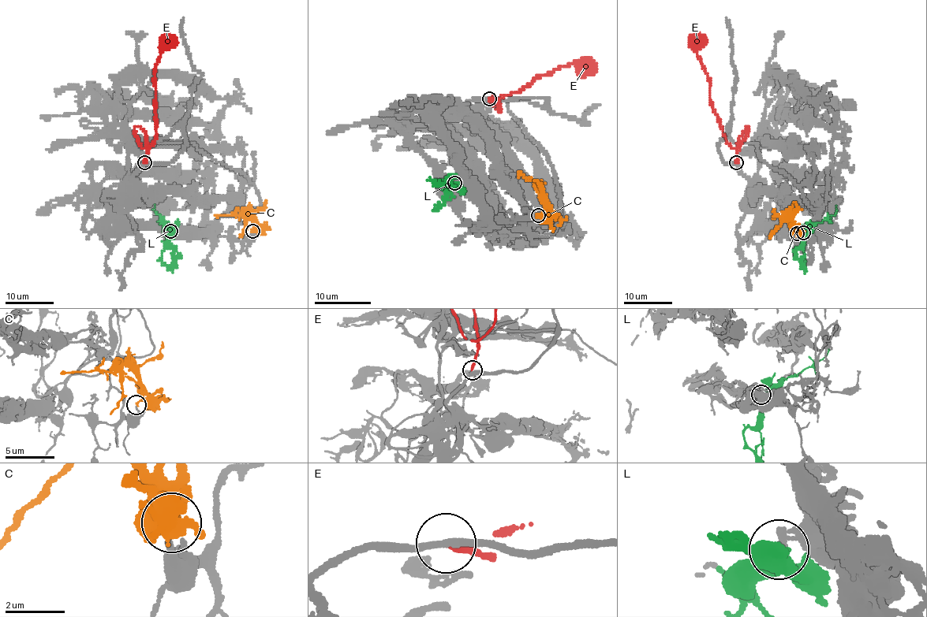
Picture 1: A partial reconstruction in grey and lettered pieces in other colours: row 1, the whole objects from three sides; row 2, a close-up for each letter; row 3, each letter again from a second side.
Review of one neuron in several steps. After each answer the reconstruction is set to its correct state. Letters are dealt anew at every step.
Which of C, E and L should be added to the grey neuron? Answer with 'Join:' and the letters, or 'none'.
Join: none

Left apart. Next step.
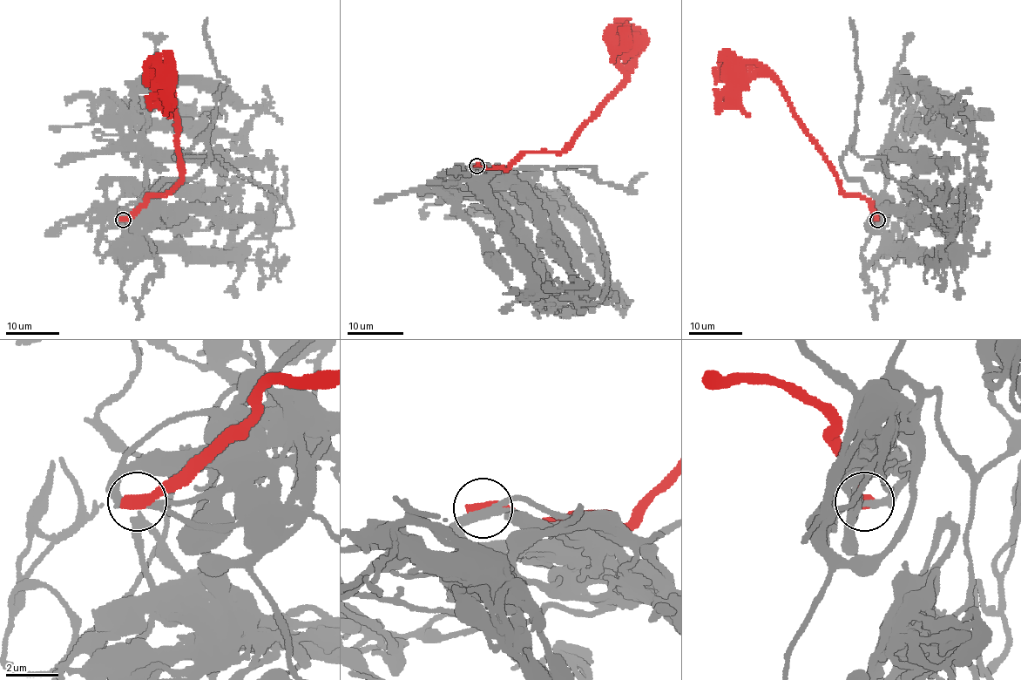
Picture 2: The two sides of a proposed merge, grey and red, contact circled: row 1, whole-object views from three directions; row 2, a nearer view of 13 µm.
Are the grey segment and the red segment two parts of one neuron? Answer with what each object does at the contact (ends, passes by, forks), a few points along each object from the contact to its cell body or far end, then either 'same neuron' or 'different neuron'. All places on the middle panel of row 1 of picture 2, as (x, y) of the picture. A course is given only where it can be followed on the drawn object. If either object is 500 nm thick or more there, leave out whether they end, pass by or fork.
grey forks | red ends | grey via (476, 166), (495, 171), (508, 183), (526, 176), (528, 187), (565, 198), (604, 273), (626, 302), (622, 316) | red via (476, 166), (506, 170), (525, 152), (558, 152), (568, 147), (625, 78), (625, 71), (615, 57), (629, 45) | different neuron

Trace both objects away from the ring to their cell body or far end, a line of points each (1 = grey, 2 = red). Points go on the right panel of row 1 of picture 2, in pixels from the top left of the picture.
1: (877, 220), (885, 186), (878, 152), (891, 127), (894, 81), (923, 80), (946, 110), (961, 92), (971, 94)
2: (877, 220), (871, 203), (843, 193), (832, 166), (794, 114), (780, 82), (767, 70), (734, 77)

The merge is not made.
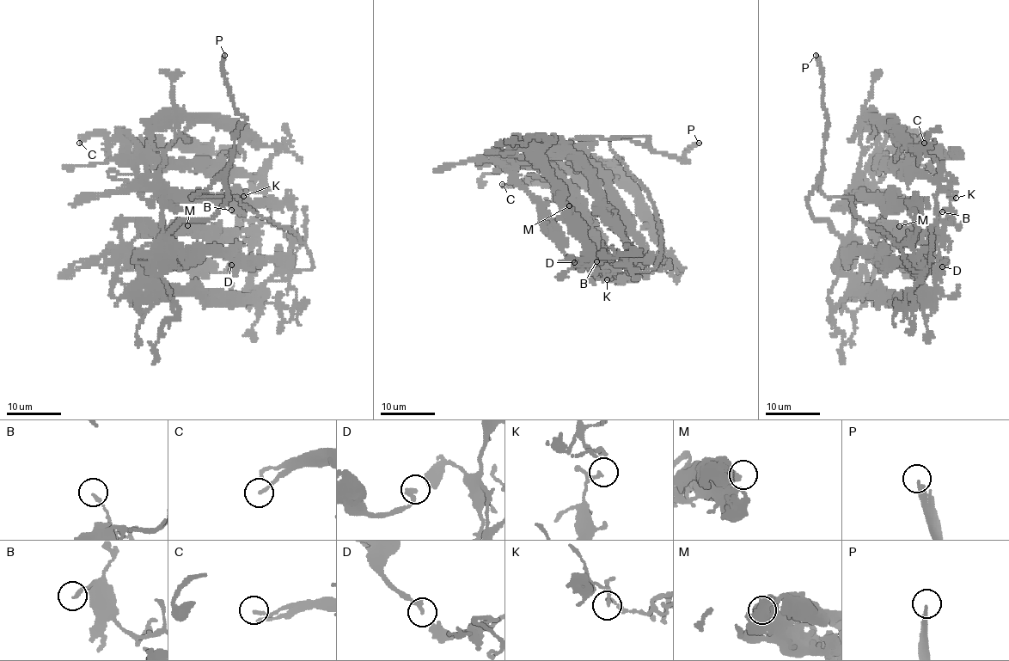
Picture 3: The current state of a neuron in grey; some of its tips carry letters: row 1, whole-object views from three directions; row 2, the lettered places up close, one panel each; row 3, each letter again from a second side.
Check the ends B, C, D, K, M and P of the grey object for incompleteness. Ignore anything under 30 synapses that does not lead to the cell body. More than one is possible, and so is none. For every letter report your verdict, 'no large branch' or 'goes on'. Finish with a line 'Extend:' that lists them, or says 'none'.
B: no large branch
C: no large branch
D: no large branch
K: no large branch
M: no large branch
P: goes on
Extend: P

